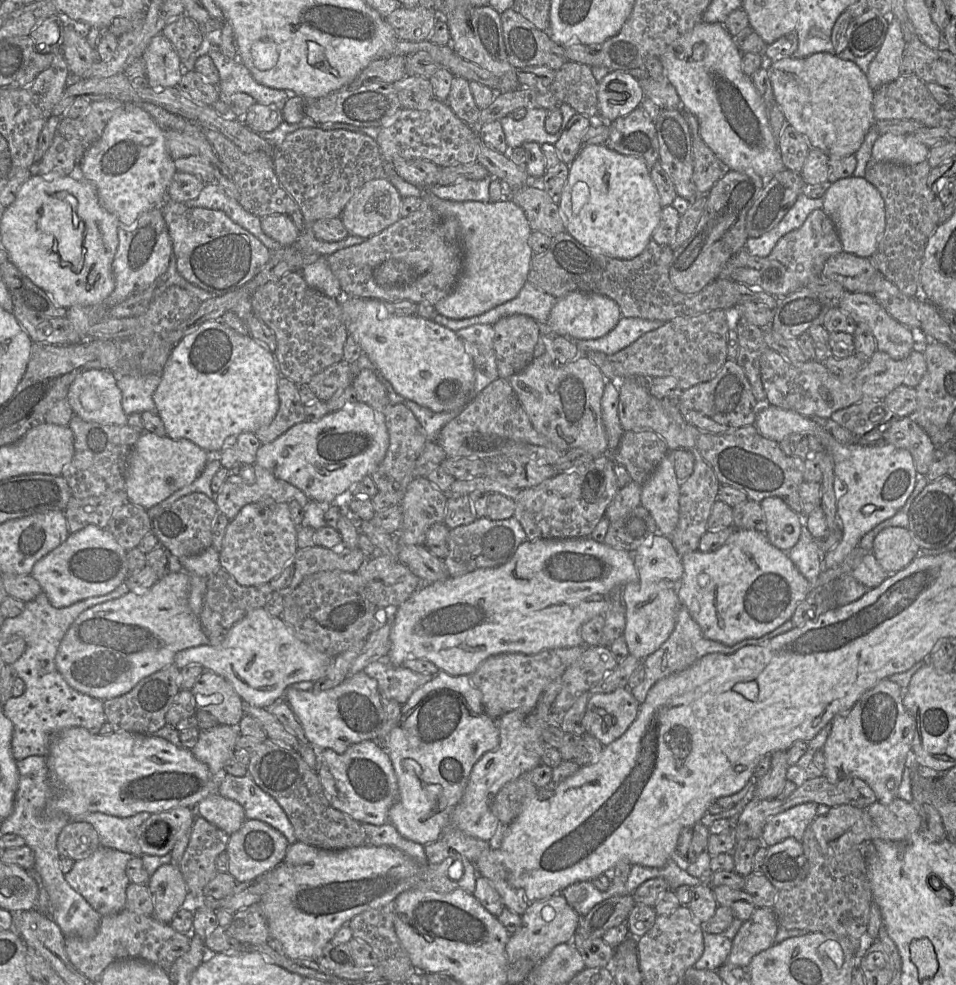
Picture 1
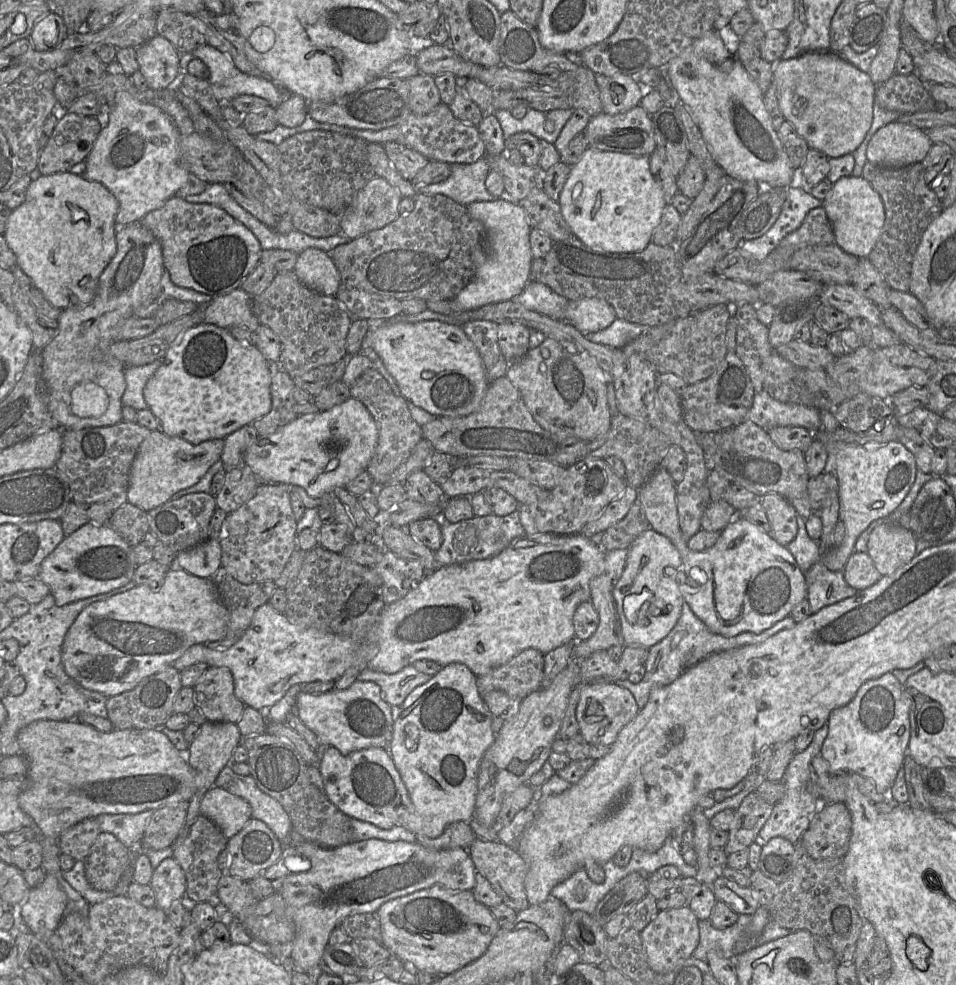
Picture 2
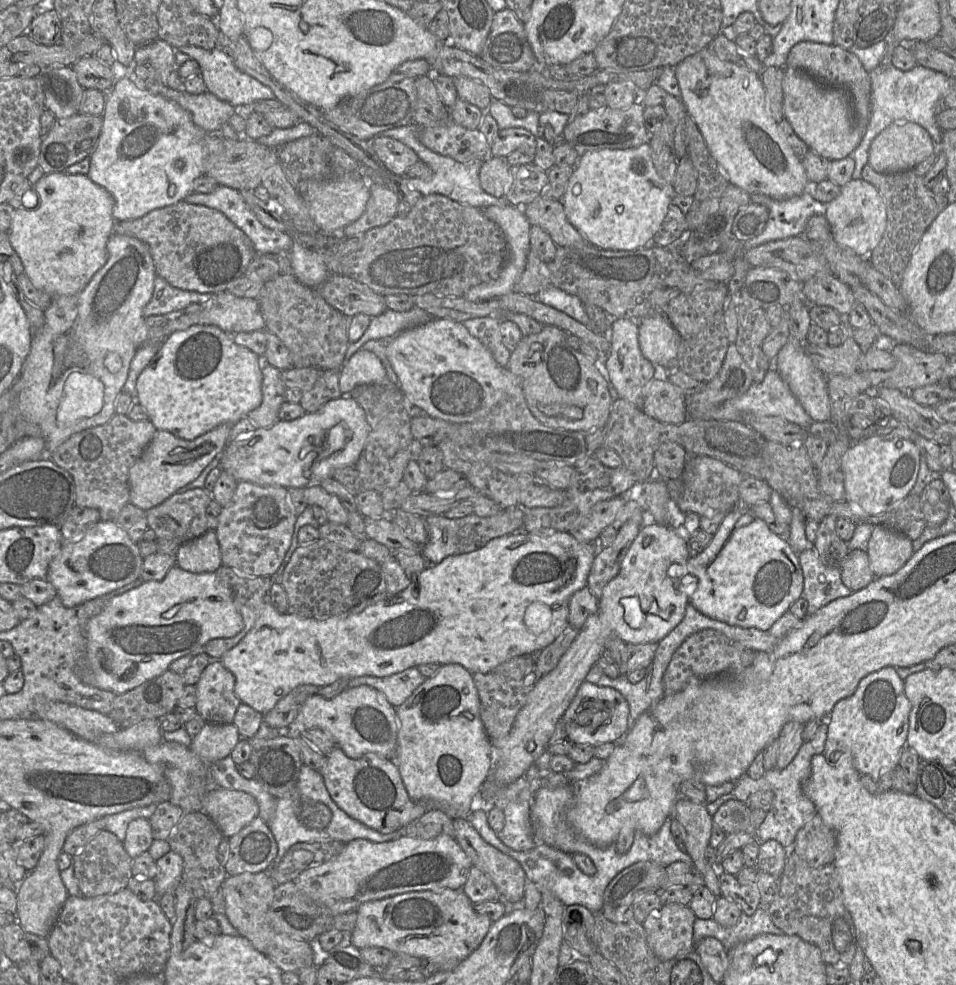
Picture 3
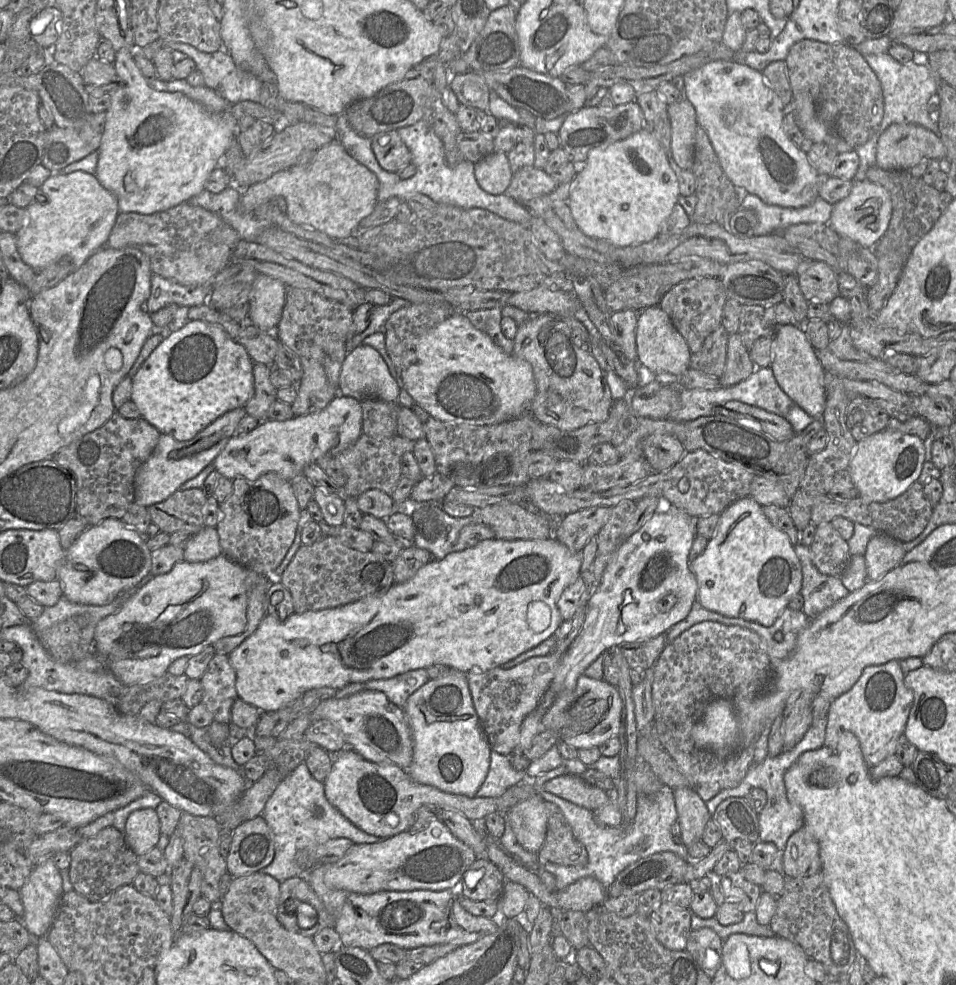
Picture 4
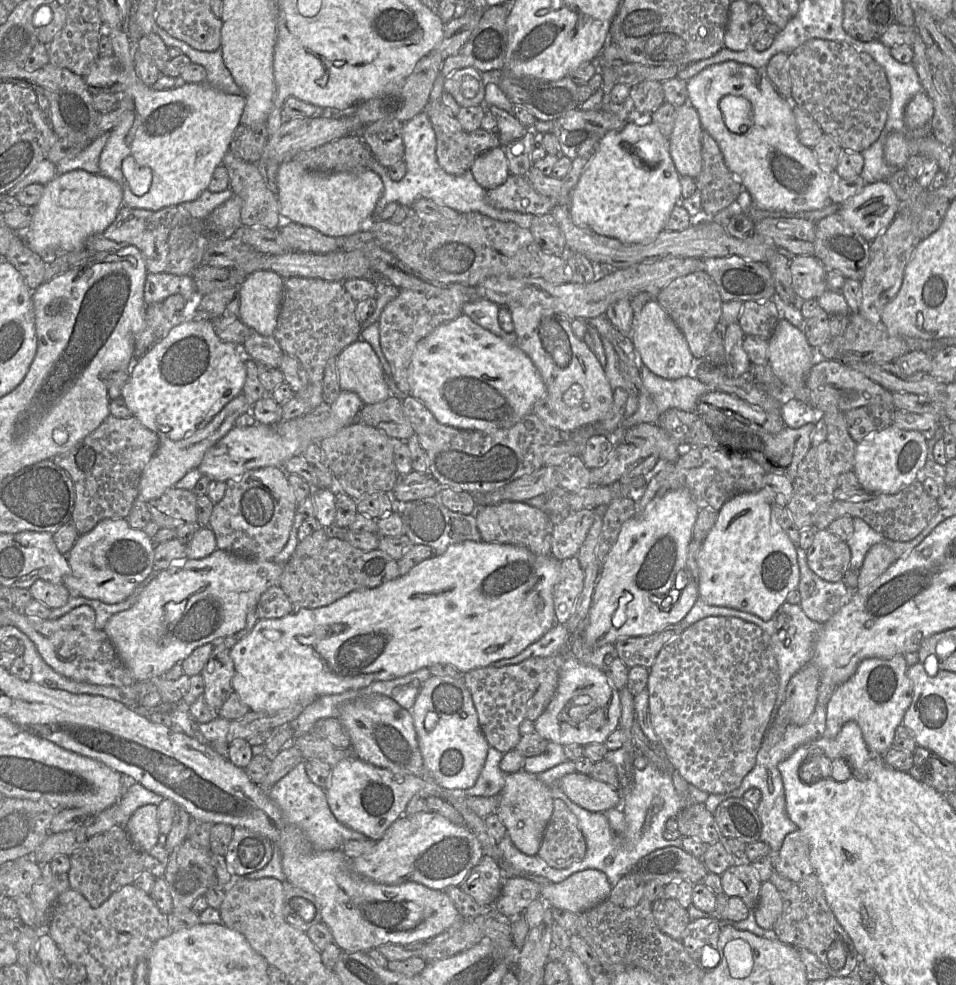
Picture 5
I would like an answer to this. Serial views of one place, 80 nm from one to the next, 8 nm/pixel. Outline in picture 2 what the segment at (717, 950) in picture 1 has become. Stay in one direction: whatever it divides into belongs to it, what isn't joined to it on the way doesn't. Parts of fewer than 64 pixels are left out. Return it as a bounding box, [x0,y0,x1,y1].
[693,914,753,962]

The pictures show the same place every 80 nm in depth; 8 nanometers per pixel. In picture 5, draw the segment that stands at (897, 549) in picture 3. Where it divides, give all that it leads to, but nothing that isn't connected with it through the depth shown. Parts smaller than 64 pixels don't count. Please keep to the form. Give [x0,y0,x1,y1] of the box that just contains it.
[857,543,897,589]

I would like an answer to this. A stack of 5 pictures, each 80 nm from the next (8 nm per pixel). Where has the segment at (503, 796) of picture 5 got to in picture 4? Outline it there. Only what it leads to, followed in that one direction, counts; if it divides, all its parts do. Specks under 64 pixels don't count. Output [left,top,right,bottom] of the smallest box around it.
[505,794,548,853]

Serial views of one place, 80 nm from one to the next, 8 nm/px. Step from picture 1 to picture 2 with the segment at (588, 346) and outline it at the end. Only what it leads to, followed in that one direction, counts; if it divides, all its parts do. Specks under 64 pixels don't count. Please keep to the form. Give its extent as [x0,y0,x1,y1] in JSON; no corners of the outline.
[586,318,651,348]

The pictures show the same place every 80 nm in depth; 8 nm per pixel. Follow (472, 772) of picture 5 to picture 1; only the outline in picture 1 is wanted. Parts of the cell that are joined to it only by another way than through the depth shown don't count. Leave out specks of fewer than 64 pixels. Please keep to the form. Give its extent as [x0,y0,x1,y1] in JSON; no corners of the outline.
[386,670,498,845]

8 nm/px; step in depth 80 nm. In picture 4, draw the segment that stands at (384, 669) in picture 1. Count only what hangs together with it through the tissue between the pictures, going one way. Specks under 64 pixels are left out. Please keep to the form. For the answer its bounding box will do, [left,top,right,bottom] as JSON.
[334,669,430,709]

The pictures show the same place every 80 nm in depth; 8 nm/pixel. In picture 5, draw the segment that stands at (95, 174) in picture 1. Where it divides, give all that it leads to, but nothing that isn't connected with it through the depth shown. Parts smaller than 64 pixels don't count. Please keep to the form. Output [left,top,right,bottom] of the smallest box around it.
[99,29,246,211]

